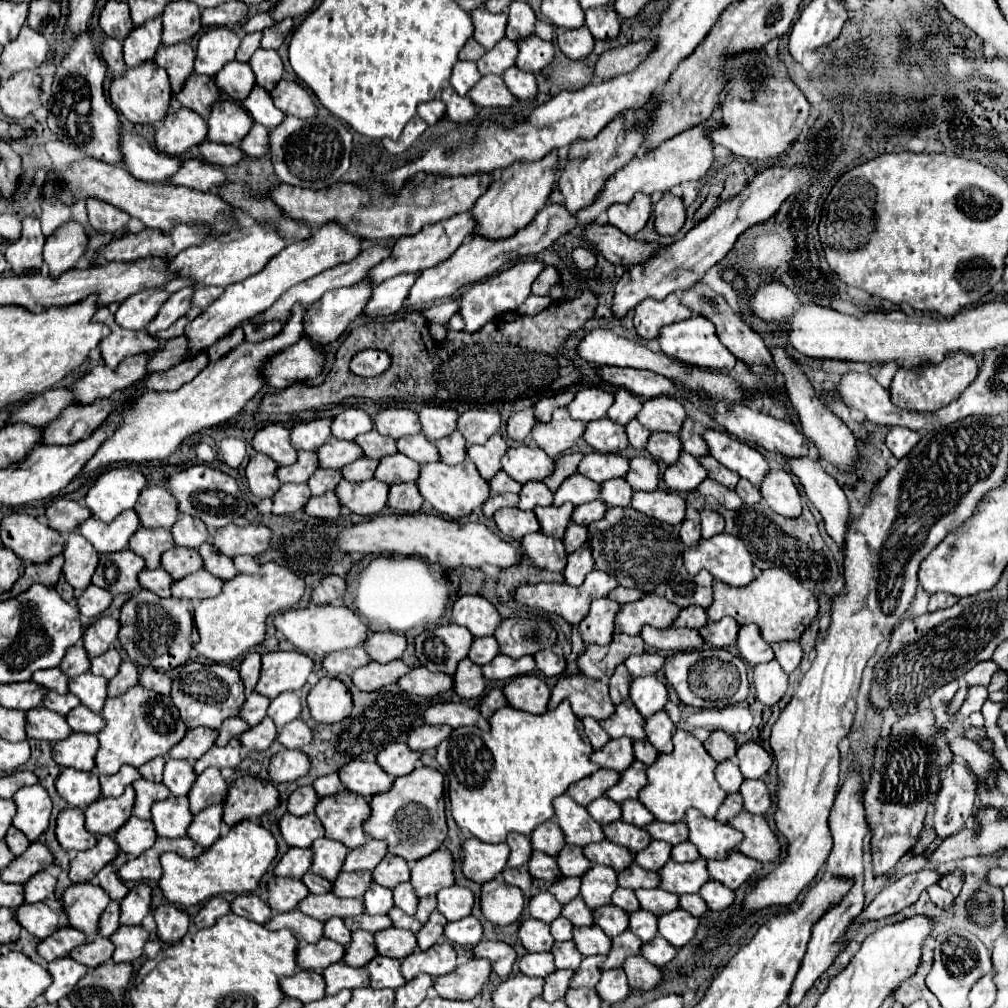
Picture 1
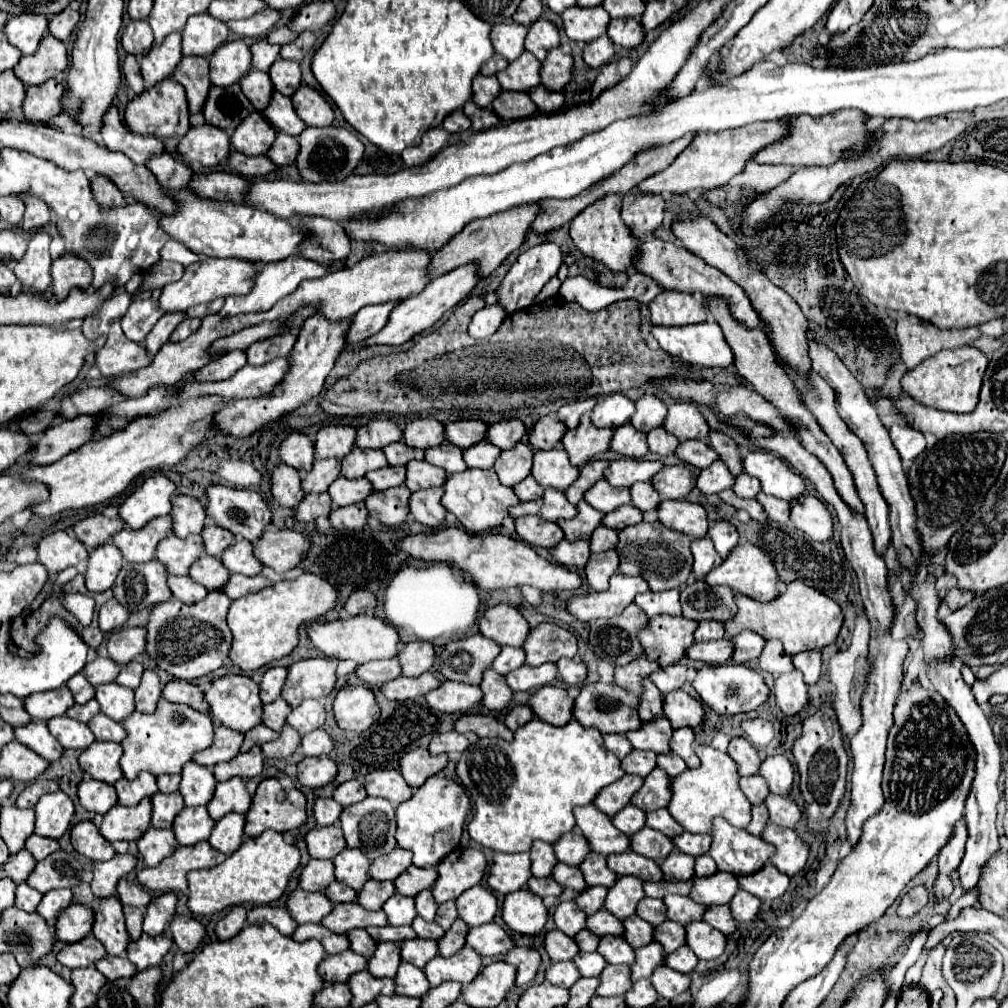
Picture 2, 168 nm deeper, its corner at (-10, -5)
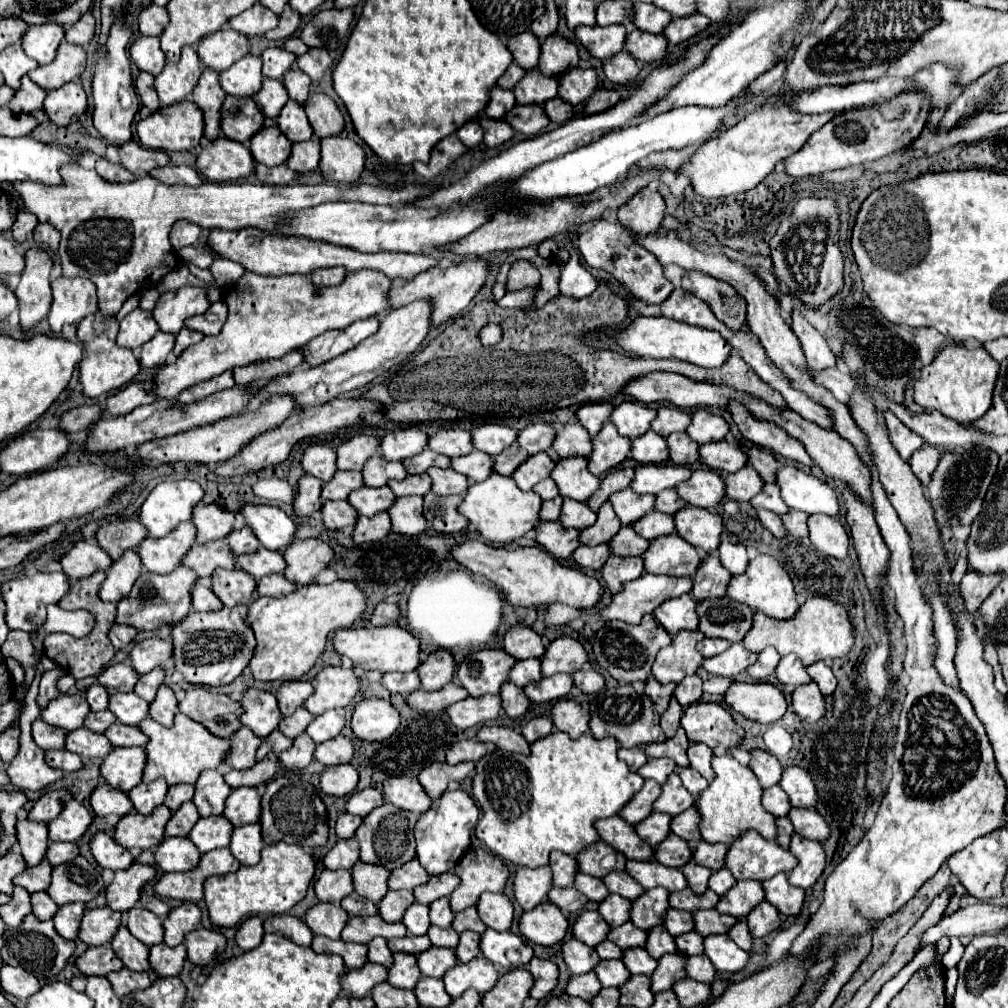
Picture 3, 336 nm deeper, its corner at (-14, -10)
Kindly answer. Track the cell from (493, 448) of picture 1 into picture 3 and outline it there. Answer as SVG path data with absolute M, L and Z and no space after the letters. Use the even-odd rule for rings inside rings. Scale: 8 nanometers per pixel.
M539 452L539 454L533 454L527 462L523 462L515 474L513 474L513 480L517 482L517 486L525 492L529 492L537 482L545 480L551 470L555 468L555 462L545 454L545 452Z

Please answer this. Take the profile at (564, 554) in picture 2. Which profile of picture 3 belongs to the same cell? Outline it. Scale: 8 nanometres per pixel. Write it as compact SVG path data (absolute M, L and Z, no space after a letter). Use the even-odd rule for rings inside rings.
M599 544L593 548L591 546L579 546L573 554L573 560L577 562L577 566L581 566L585 570L601 570L609 556L611 556L609 544Z

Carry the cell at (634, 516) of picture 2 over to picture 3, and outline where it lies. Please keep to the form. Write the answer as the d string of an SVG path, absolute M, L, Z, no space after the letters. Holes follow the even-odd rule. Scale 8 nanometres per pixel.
M653 510L645 518L633 524L635 532L647 540L655 540L659 536L675 534L675 518L671 514L663 514L659 510Z

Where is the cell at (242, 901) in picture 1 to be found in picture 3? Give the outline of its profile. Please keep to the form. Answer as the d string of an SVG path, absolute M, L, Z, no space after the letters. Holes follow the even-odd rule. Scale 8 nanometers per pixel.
M283 914L283 916L271 916L265 920L265 932L279 934L299 946L309 946L313 940L313 932L307 928L307 924L295 916Z

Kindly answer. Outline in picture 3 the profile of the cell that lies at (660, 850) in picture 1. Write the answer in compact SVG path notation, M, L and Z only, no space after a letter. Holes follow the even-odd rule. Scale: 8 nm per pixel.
M693 860L689 864L683 866L683 874L687 876L687 882L689 882L689 888L695 892L695 894L703 894L709 886L709 876L711 876L711 870L709 868L703 868L699 864L695 864Z

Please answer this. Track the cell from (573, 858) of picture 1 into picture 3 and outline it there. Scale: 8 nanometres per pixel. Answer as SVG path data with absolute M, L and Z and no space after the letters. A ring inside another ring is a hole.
M609 872L609 876L603 878L603 882L607 884L609 892L619 894L631 902L637 900L645 892L645 888L631 876L627 876L627 872Z

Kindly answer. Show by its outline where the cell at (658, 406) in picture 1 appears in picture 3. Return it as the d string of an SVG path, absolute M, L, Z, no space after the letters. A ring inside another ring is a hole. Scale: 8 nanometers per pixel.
M697 410L693 414L691 426L687 428L687 434L697 444L717 442L717 440L725 438L727 432L729 432L729 424L725 422L725 418L721 414L711 412L711 410Z

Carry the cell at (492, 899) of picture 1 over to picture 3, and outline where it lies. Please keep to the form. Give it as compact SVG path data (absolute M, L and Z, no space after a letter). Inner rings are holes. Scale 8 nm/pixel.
M543 902L535 910L523 912L519 920L519 932L525 936L525 940L541 946L559 944L565 938L567 928L569 920L551 902Z

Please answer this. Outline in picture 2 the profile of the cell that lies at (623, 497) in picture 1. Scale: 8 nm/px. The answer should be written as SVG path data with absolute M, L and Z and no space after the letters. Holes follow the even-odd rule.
M633 483L631 485L631 503L643 511L644 521L653 523L658 521L657 503L659 503L659 493L653 489L651 483Z

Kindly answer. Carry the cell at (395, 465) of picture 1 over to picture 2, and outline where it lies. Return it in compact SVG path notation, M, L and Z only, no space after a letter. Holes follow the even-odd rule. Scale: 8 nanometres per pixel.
M411 461L405 465L407 467L407 479L405 487L409 491L419 491L427 487L441 487L445 483L447 473L427 461Z

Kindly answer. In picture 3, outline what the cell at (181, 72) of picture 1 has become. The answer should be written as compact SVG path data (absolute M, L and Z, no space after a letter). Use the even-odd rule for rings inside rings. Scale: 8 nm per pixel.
M205 68L199 80L199 86L193 92L193 102L199 106L205 118L205 138L215 140L219 132L219 108L223 106L225 92L219 86L219 74L211 68Z

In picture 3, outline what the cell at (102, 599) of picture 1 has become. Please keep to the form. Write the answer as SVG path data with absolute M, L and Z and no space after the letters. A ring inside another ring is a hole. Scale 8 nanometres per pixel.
M113 624L113 628L109 630L109 640L111 644L121 650L123 646L127 646L133 638L137 636L137 630L131 626L121 626L121 624Z

